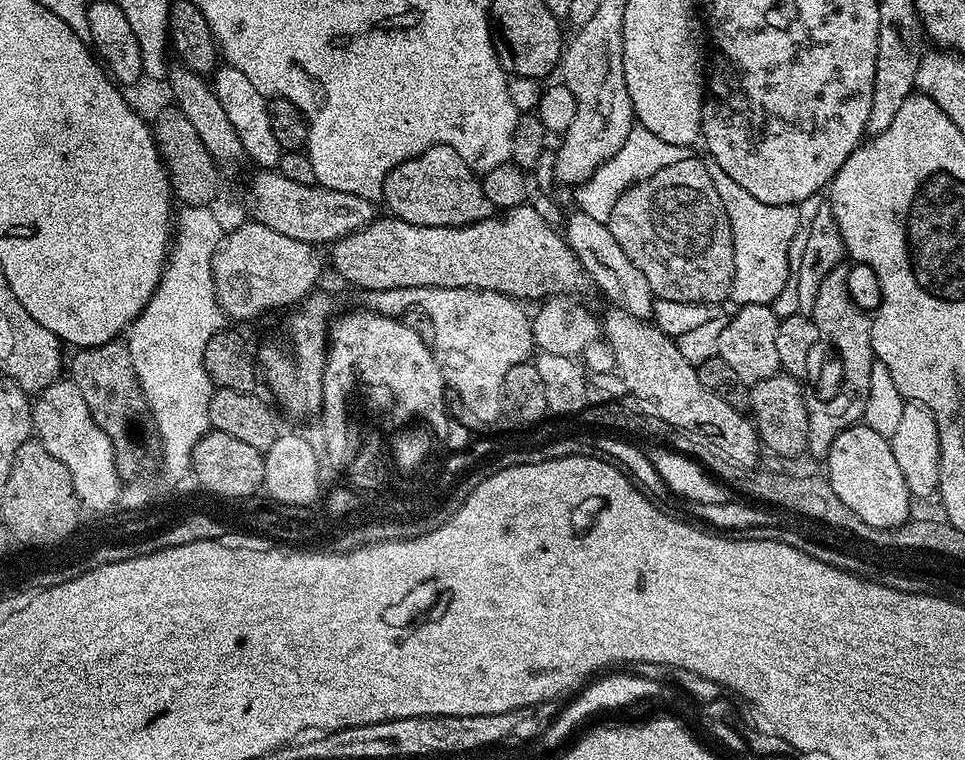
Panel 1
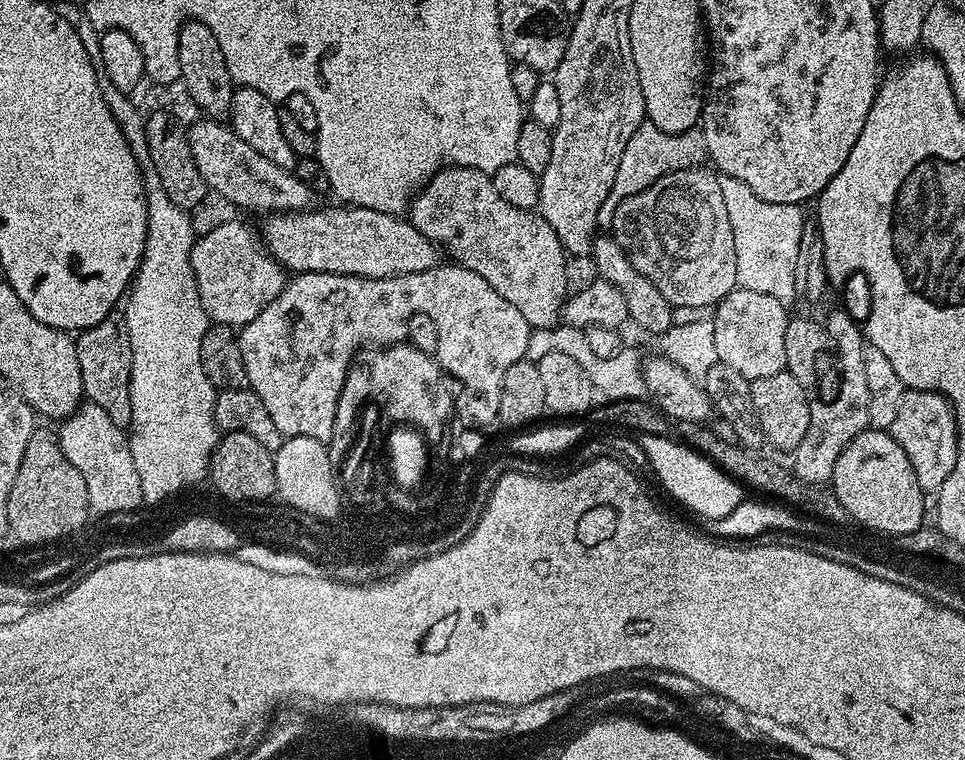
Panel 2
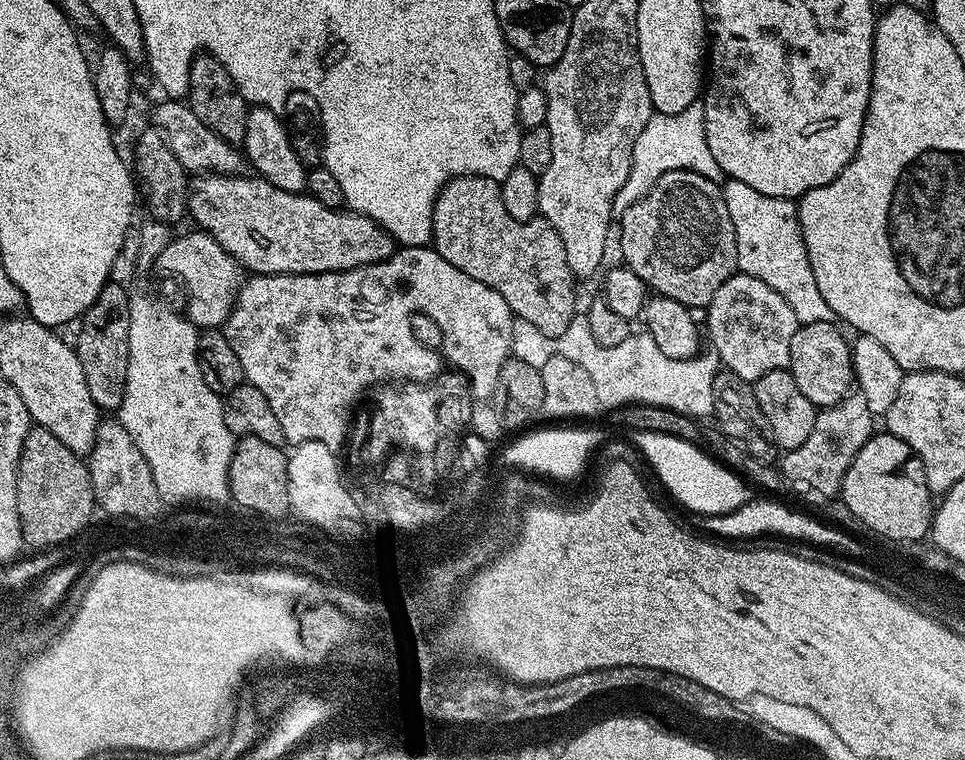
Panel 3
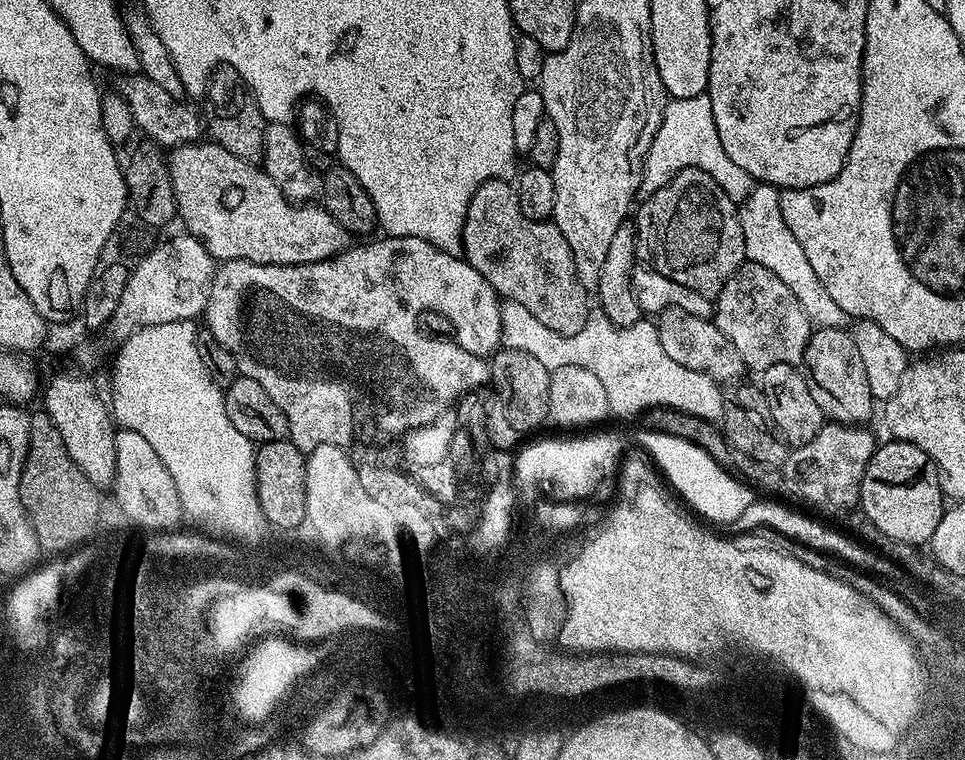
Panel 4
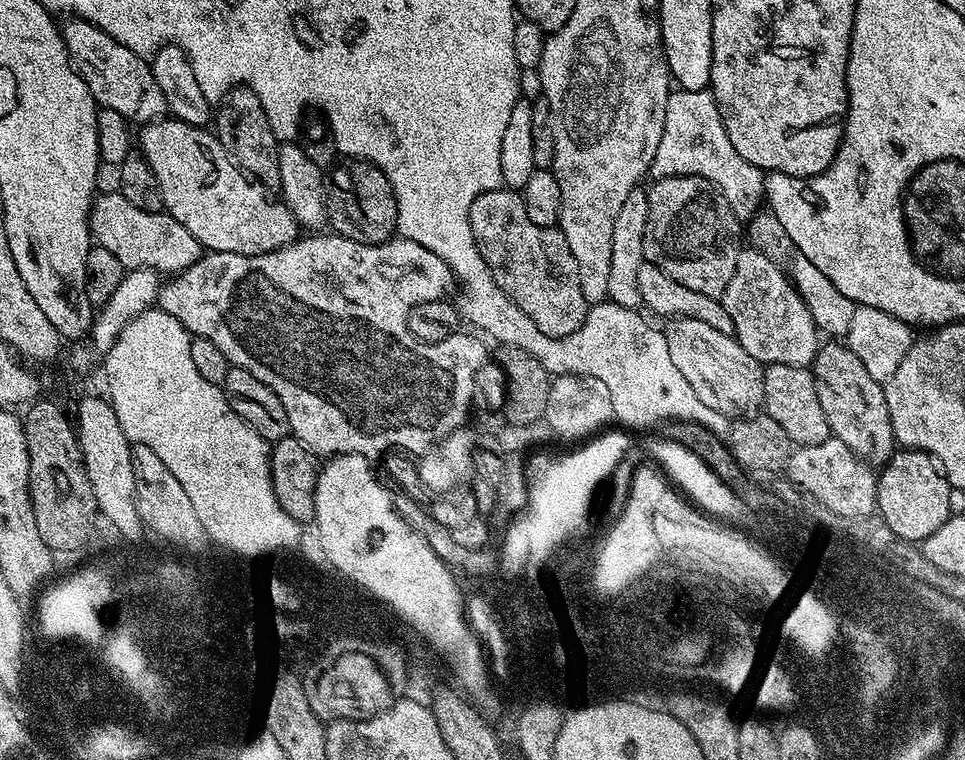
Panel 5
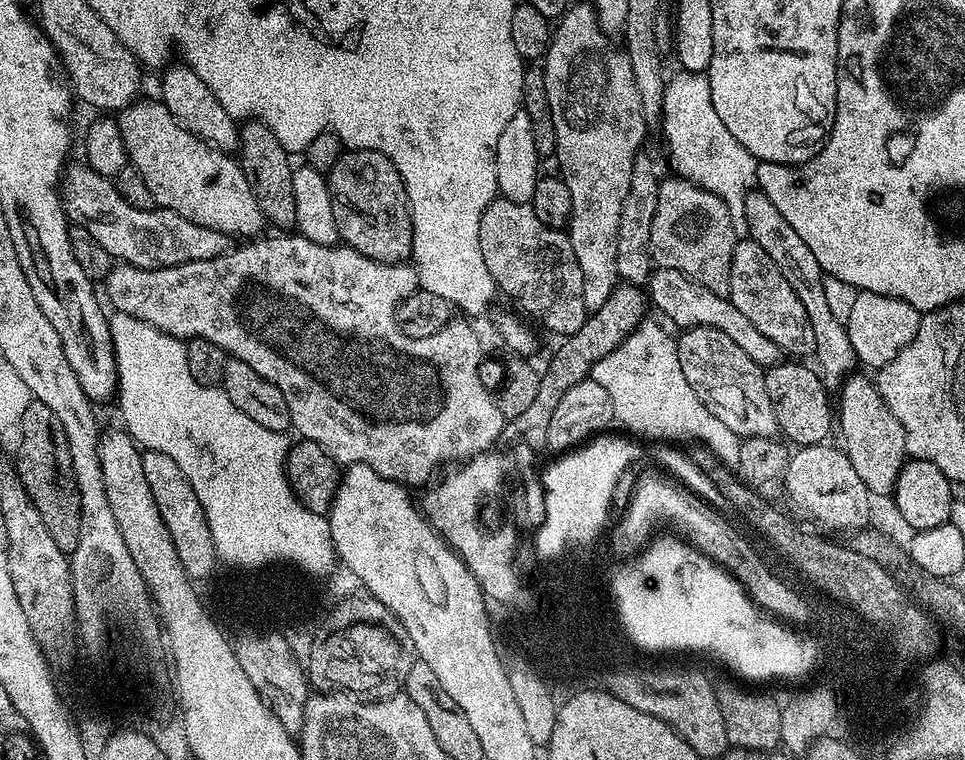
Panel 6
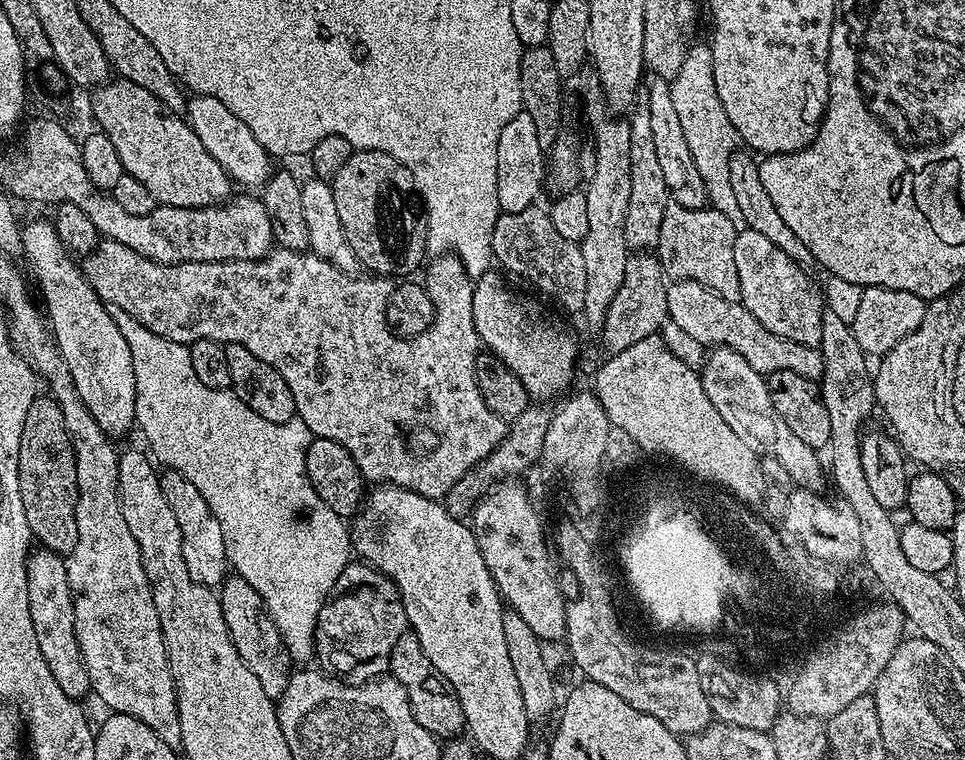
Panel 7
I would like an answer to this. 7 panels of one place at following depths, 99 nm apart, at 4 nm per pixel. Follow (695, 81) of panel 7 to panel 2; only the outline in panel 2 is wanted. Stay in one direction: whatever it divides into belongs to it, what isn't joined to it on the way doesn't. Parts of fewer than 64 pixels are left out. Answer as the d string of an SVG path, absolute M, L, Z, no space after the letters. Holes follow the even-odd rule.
M647 122L640 124L638 130L634 130L630 142L626 142L626 150L622 150L614 186L610 186L610 194L602 202L602 208L598 210L599 227L604 230L611 229L614 210L618 210L618 206L622 202L626 202L626 198L630 198L634 194L646 190L646 186L658 182L660 176L664 176L667 172L695 168L703 165L705 160L704 138L699 131L666 134L653 124Z

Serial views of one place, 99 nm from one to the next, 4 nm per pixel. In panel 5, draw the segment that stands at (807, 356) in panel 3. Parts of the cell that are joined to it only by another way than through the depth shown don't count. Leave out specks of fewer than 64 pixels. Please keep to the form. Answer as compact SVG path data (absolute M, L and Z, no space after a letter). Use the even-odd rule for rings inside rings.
M824 343L817 347L816 359L812 361L810 371L816 379L818 402L822 402L822 411L826 414L832 436L846 442L858 459L873 466L883 466L898 448L890 422L890 410L886 406L884 384L870 378L866 366L862 366L858 354L854 354L847 343Z

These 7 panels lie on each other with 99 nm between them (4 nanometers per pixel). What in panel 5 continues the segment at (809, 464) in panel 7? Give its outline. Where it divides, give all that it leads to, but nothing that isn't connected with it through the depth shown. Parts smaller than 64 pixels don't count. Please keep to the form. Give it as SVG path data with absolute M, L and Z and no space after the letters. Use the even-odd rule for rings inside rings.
M677 316L667 321L668 328L663 329L666 347L670 350L670 359L674 366L690 382L694 394L710 406L729 418L740 418L752 414L764 403L764 368L736 341L735 335L727 336L698 318Z

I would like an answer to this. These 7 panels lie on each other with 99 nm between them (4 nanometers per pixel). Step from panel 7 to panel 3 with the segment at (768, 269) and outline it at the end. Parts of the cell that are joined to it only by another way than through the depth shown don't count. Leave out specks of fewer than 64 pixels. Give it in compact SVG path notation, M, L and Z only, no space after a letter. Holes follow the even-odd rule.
M737 271L736 275L726 278L726 282L718 286L718 291L708 304L706 315L708 315L706 336L707 339L708 336L712 339L711 351L716 353L719 363L727 371L738 374L738 378L743 380L755 382L758 378L762 378L762 374L770 374L770 370L788 368L790 338L794 338L798 321L794 310L790 310L786 298L782 298L778 290L770 290L766 282L758 282L758 278L750 278L746 273Z

